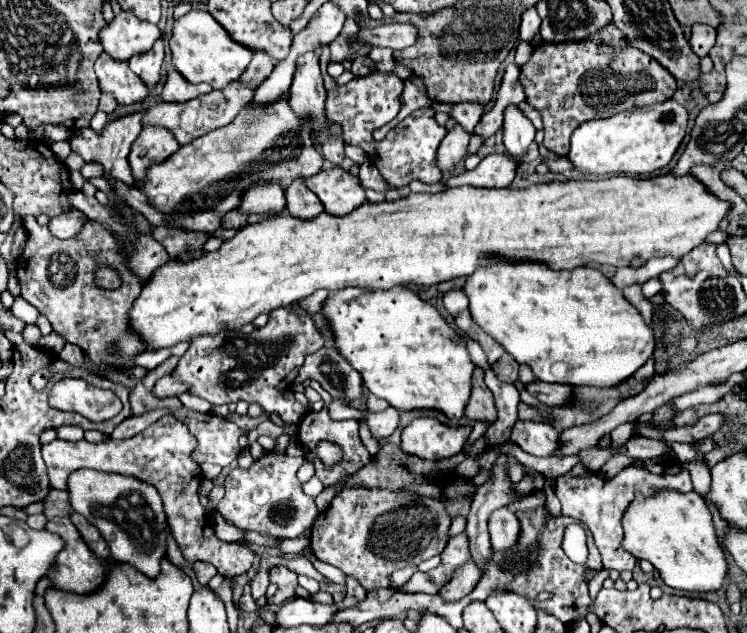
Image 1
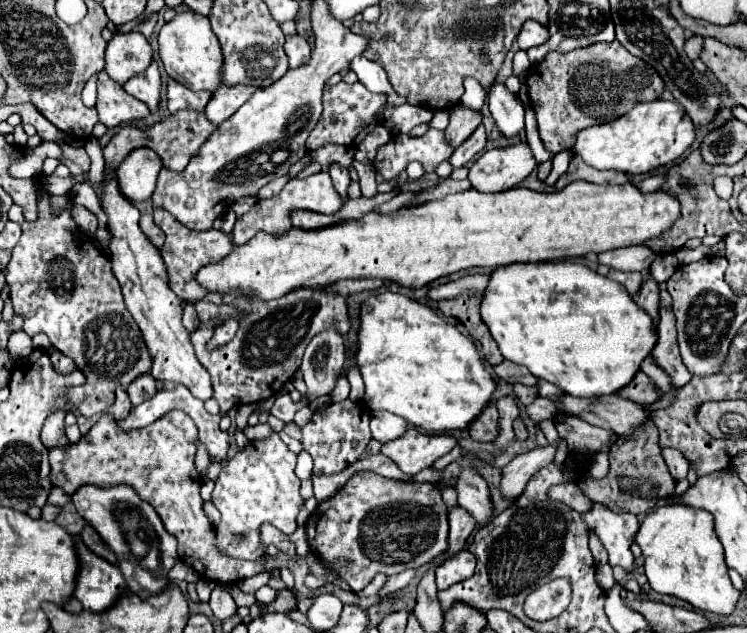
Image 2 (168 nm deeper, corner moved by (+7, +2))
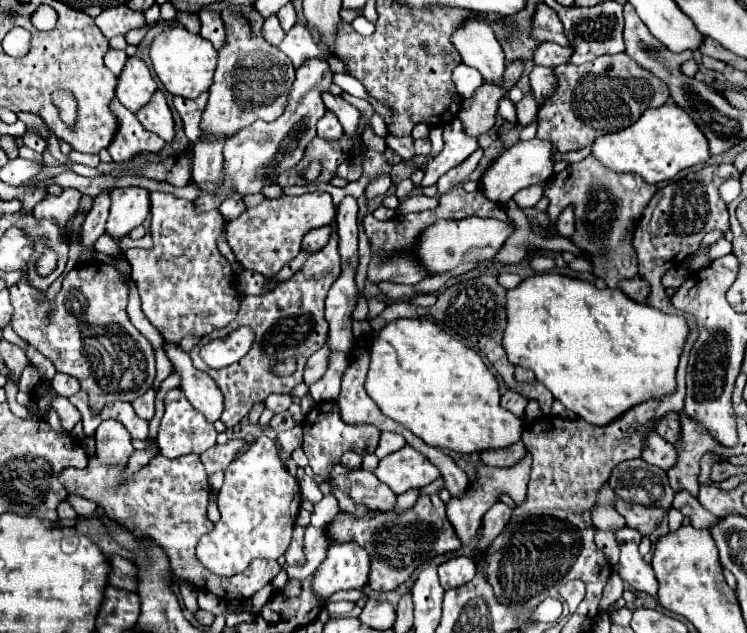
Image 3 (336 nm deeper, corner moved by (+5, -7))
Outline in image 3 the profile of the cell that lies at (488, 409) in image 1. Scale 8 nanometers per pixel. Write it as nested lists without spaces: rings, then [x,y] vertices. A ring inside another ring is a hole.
[[[516,443],[514,447],[508,447],[506,451],[484,451],[480,455],[482,463],[494,465],[494,467],[514,467],[520,463],[520,459],[526,455],[526,449],[522,443]]]

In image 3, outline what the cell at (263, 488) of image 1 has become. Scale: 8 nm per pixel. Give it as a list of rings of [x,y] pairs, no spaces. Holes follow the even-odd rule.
[[[258,437],[252,445],[248,445],[228,467],[224,475],[224,485],[218,495],[218,509],[222,513],[220,521],[214,525],[210,533],[206,533],[196,547],[196,555],[200,563],[216,575],[236,575],[242,573],[252,559],[278,559],[290,545],[292,529],[296,523],[296,515],[300,511],[300,487],[298,481],[288,473],[284,463],[278,457],[278,449],[272,439]]]

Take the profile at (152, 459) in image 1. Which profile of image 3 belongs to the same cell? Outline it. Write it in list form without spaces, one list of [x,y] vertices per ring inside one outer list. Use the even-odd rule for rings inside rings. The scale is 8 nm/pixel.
[[[108,419],[100,423],[100,431],[96,431],[96,455],[90,459],[90,465],[82,471],[70,469],[62,471],[58,479],[72,495],[82,495],[90,501],[96,501],[104,509],[106,517],[120,523],[128,531],[132,531],[138,539],[152,541],[162,547],[170,561],[172,581],[176,585],[190,583],[196,589],[210,591],[218,595],[222,601],[246,601],[264,585],[268,585],[278,571],[282,569],[278,561],[252,561],[246,567],[246,575],[220,577],[210,573],[196,557],[196,543],[210,527],[214,527],[206,517],[208,507],[208,475],[204,465],[196,455],[184,455],[178,459],[166,459],[164,455],[154,457],[146,467],[142,467],[128,483],[120,485],[120,475],[126,469],[128,457],[132,455],[132,437],[122,427],[122,423]]]

